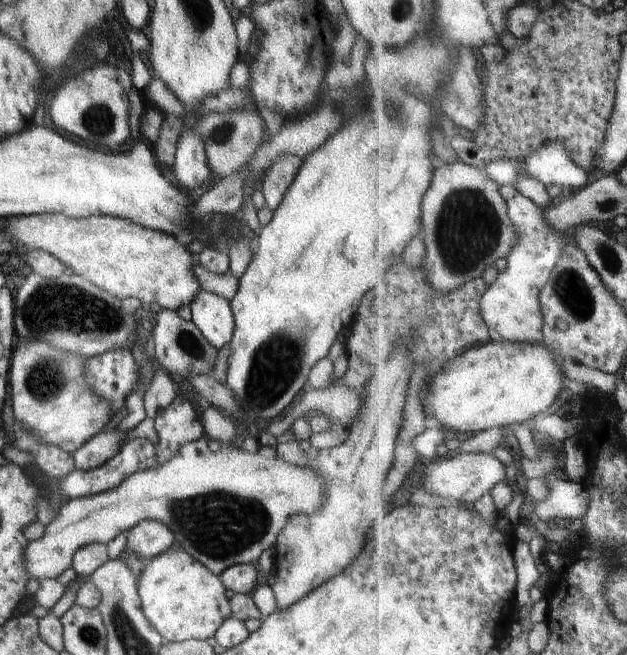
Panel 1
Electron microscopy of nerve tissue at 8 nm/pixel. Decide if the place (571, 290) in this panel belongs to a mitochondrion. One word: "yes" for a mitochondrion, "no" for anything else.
yes

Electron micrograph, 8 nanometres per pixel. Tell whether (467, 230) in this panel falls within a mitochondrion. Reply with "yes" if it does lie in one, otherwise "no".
yes

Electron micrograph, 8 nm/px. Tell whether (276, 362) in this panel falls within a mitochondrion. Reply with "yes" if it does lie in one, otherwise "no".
yes

